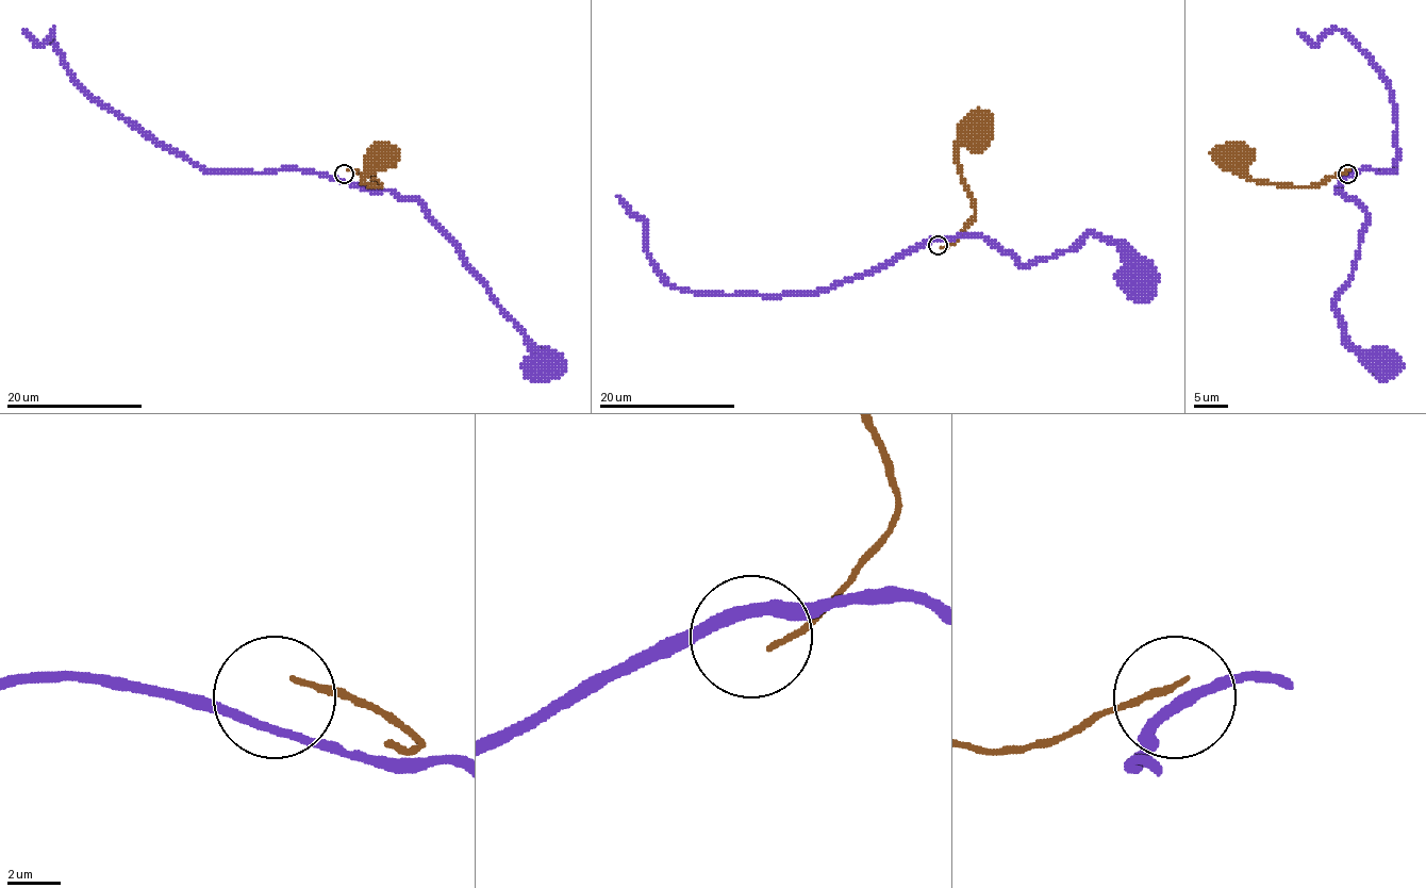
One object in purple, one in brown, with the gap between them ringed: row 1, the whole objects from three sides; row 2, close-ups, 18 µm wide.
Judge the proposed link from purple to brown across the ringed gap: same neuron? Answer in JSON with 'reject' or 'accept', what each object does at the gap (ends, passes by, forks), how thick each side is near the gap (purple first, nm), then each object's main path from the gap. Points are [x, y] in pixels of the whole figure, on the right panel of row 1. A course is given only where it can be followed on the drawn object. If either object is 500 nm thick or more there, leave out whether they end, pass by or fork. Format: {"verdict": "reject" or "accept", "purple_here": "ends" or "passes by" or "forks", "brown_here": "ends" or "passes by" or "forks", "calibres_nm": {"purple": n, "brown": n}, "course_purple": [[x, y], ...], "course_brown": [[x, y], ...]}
{"verdict": "reject", "purple_here": "passes by", "brown_here": "ends", "calibres_nm": {"purple": 400, "brown": 200}, "course_purple": [[1343, 181], [1338, 190], [1363, 210], [1365, 216], [1354, 273], [1337, 298], [1337, 317], [1348, 341], [1374, 358]], "course_brown": [[1348, 170], [1315, 185], [1298, 187], [1253, 181], [1232, 160], [1232, 155]]}

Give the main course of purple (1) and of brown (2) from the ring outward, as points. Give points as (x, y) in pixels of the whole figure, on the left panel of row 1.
1: (343, 181), (368, 190), (393, 190), (404, 199), (416, 199), (458, 249), (462, 263), (515, 324), (537, 358)
2: (350, 170), (365, 174), (379, 187), (363, 181), (365, 170), (379, 155)

